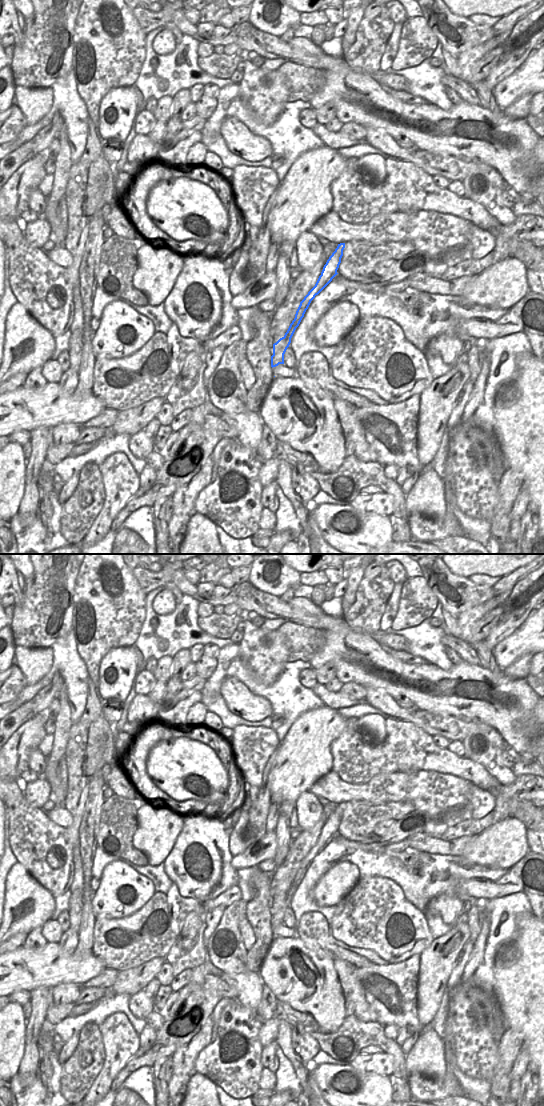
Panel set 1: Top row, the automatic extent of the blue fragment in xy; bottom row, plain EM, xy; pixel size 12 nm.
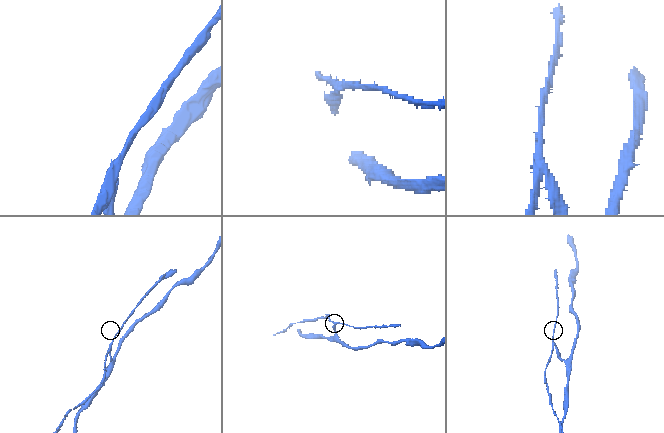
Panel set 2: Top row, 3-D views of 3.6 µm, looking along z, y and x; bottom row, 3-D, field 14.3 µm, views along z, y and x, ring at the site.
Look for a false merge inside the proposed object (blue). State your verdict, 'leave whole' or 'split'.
split

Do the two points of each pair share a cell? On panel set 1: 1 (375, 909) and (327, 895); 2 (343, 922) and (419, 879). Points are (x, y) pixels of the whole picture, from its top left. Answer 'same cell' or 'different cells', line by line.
1: different cells
2: different cells

